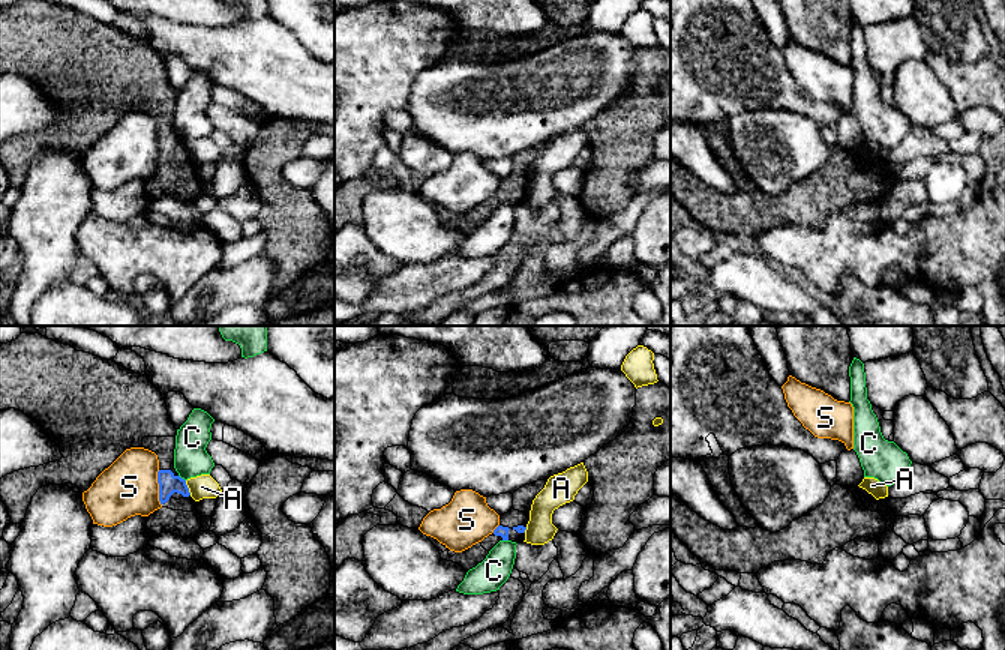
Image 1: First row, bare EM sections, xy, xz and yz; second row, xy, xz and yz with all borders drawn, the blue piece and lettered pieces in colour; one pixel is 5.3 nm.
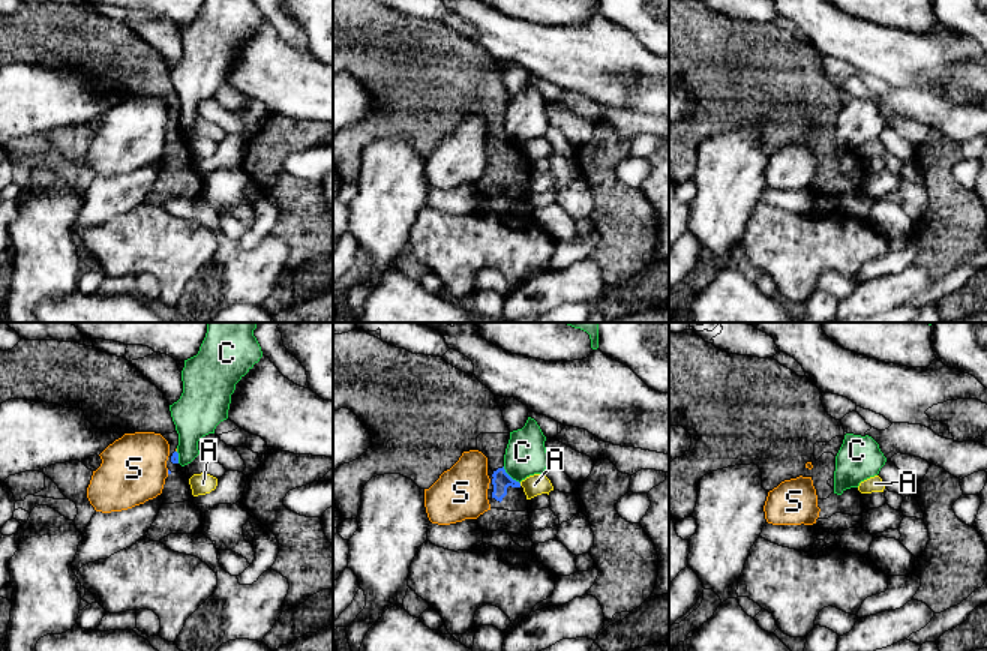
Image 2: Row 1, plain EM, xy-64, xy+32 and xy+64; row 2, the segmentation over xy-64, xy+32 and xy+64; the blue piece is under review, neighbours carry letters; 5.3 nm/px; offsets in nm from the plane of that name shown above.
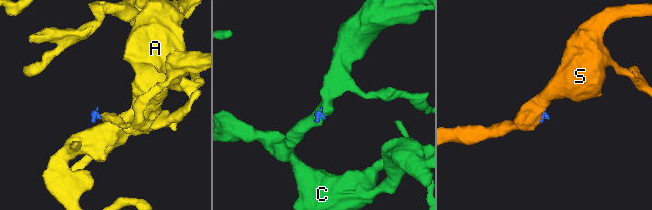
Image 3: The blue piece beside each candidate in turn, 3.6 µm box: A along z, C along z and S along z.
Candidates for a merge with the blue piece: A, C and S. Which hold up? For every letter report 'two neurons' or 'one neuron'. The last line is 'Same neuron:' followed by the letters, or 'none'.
A: two neurons
C: two neurons
S: two neurons
Same neuron: none

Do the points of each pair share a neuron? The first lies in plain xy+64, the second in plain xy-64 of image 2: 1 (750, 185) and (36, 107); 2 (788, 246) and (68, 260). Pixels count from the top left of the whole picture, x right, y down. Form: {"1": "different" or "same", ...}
{"1": "different", "2": "different"}

